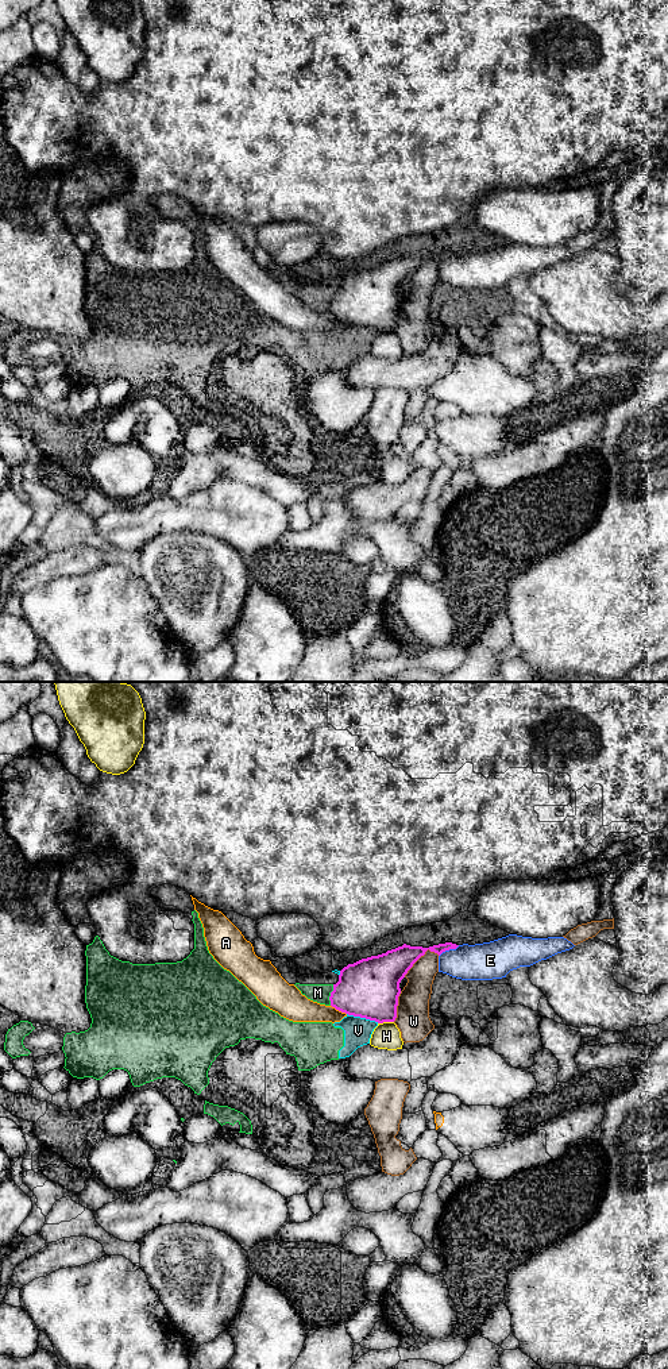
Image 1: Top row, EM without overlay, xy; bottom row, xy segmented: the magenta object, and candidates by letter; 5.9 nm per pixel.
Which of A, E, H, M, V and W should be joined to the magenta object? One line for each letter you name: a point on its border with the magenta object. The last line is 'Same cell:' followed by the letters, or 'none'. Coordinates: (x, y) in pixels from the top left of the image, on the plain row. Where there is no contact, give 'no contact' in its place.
Same cell: none

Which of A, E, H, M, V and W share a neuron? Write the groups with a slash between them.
A / E / H / M V / W

